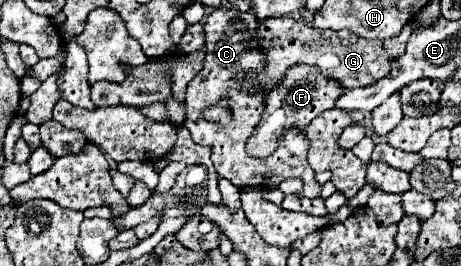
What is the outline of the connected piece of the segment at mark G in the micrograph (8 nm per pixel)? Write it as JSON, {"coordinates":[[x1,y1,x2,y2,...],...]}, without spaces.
{"coordinates":[[266,18,266,20,260,20,256,28,258,46,266,58,266,66,260,72,248,70,248,76,240,80,240,88,248,90,248,88,262,86,264,90,270,90,284,80,286,70,298,64,316,66,324,76,328,76,330,80,336,80,344,90,366,88,390,74,392,62,404,54,406,42,416,30,418,30,418,24,408,22,396,38,366,40,348,30,338,30,338,32,318,30,294,18]]}

